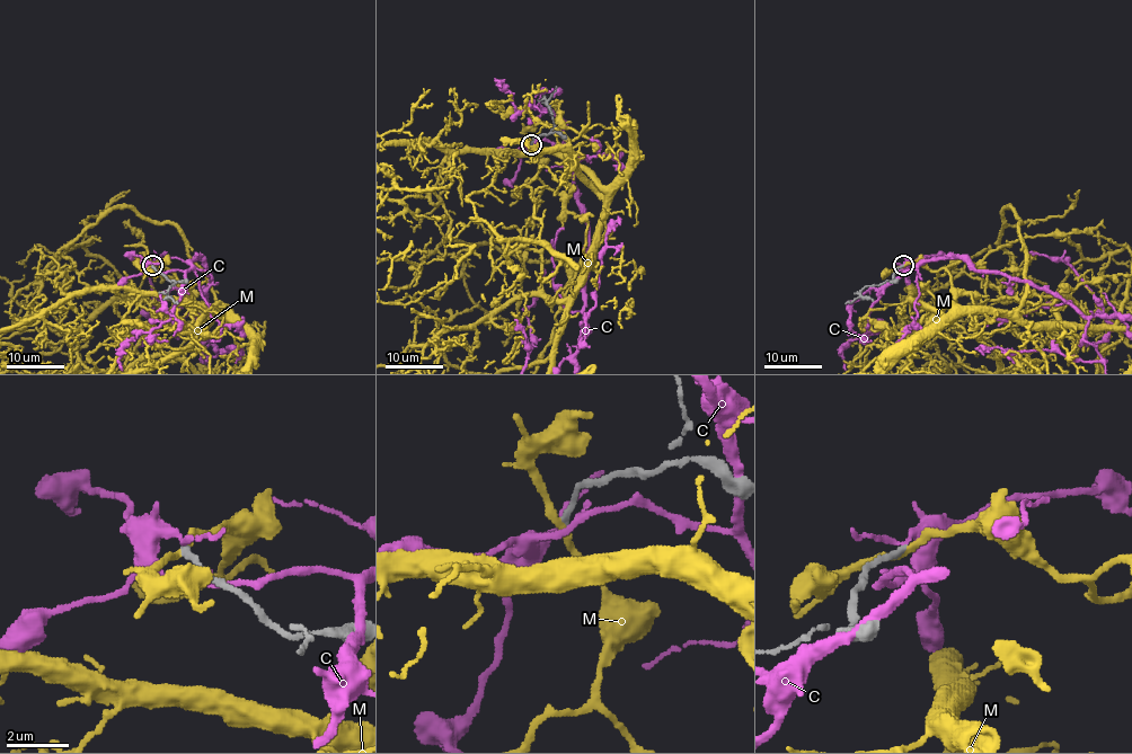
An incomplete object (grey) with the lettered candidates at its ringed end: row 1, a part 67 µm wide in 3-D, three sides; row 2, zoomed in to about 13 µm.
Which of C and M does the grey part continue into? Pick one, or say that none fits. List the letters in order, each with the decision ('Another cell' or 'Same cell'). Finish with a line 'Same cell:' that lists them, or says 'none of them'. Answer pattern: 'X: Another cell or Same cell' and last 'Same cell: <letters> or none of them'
C: Another cell
M: Another cell
Same cell: none of them

